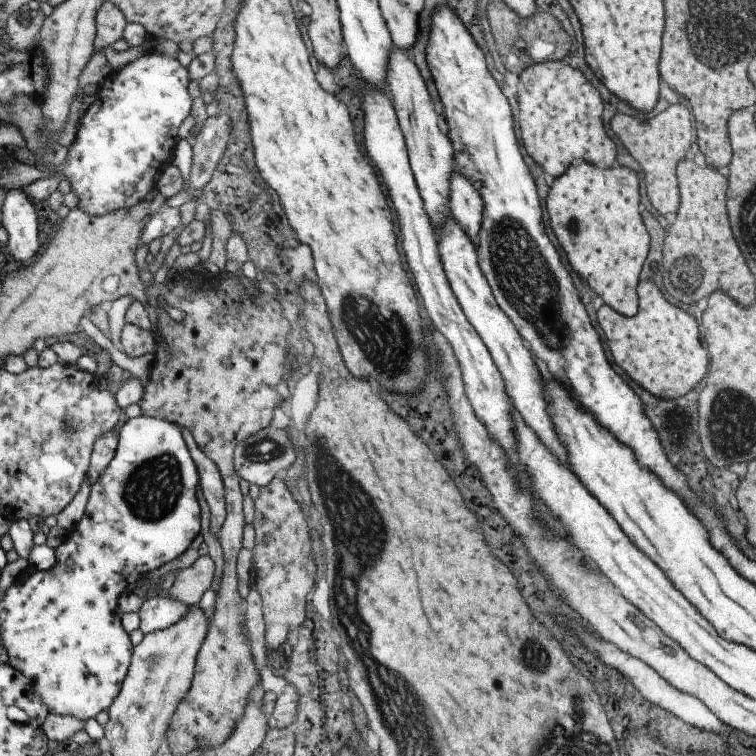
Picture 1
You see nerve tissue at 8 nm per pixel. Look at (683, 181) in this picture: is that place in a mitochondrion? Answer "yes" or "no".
no

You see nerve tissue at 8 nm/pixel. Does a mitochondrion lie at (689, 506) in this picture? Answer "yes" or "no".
no

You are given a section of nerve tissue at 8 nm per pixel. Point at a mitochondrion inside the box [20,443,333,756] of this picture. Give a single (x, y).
(152, 490)

